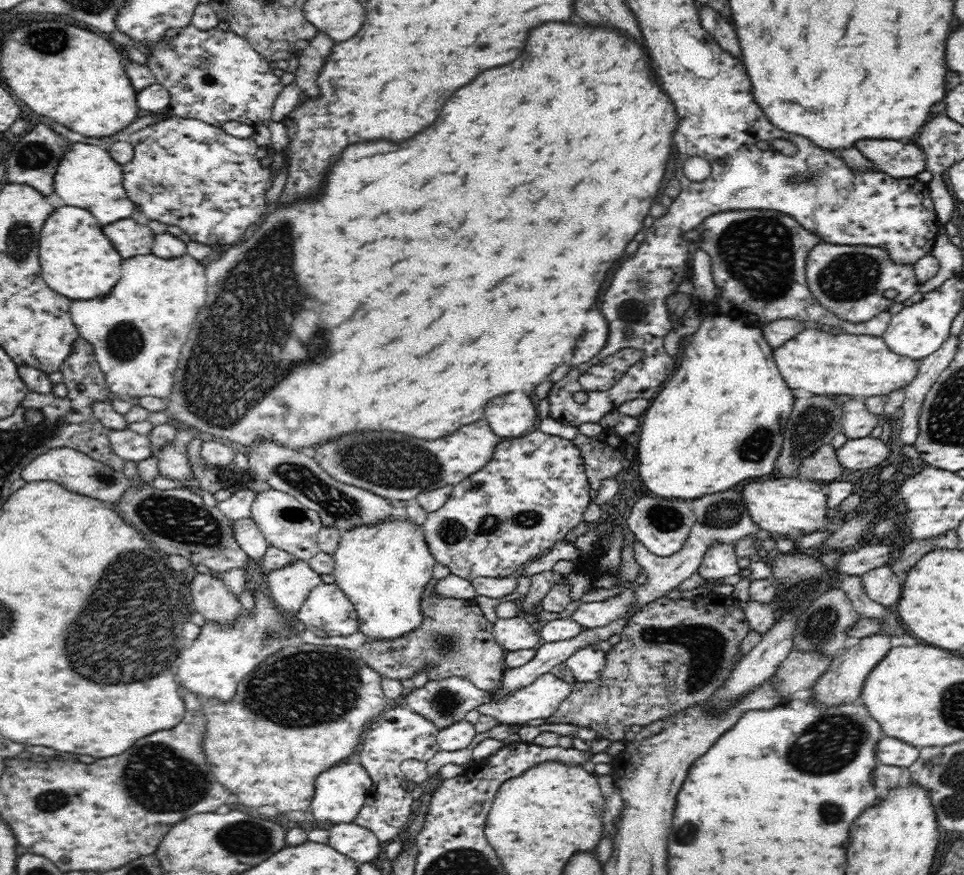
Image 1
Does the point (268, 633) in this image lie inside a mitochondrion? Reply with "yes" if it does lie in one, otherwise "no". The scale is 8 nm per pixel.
yes

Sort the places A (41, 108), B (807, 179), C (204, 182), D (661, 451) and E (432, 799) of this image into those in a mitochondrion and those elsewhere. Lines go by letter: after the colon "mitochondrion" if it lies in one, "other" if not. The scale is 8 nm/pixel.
A: other
B: mitochondrion
C: mitochondrion
D: other
E: other

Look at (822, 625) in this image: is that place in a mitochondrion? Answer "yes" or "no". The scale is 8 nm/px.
yes

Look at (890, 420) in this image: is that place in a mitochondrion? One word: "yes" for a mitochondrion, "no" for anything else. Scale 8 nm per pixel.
no

